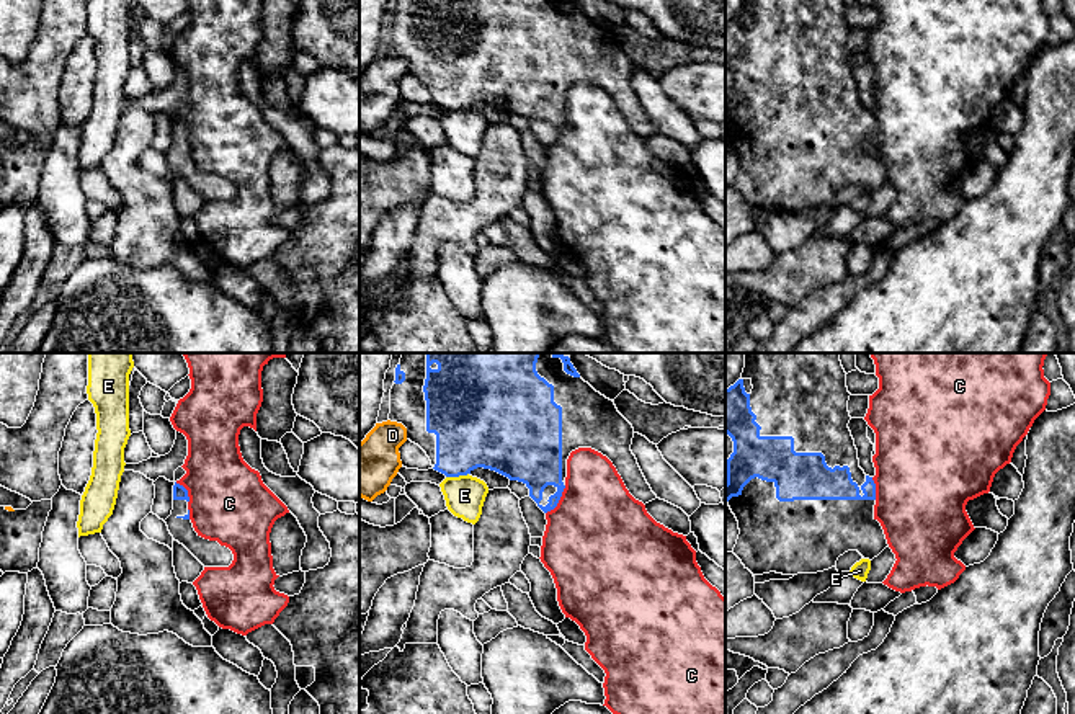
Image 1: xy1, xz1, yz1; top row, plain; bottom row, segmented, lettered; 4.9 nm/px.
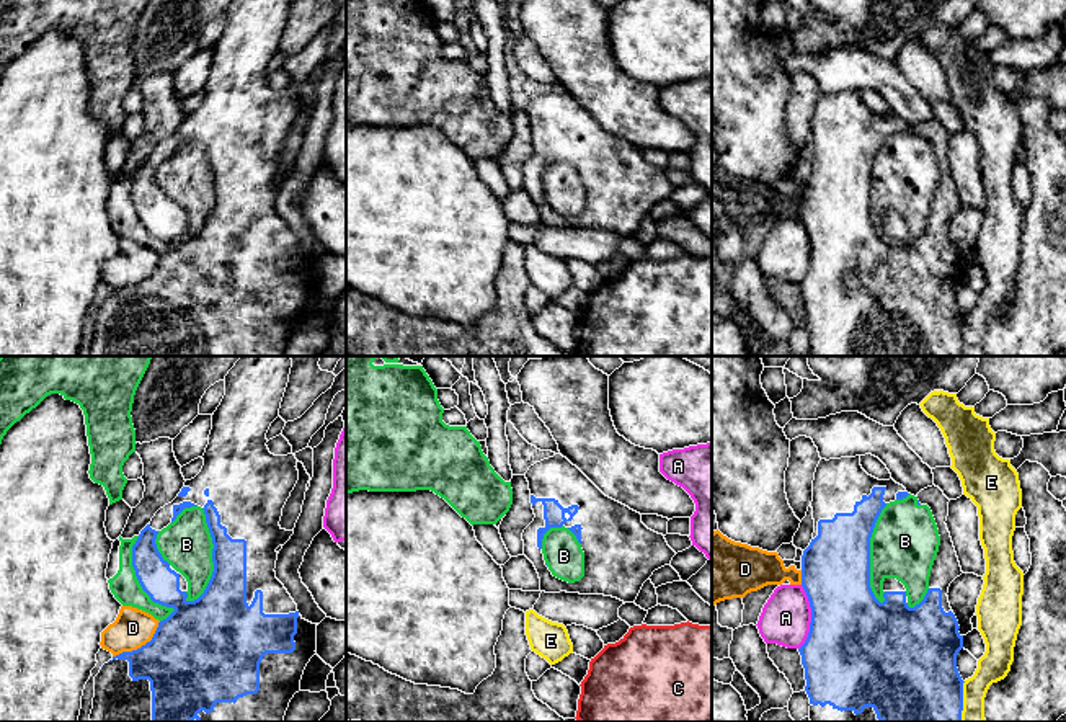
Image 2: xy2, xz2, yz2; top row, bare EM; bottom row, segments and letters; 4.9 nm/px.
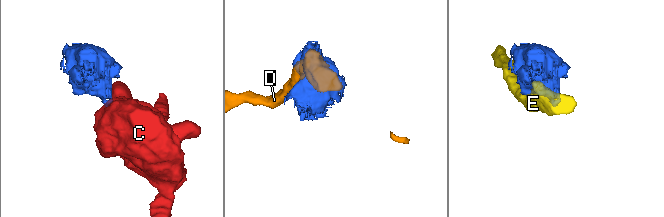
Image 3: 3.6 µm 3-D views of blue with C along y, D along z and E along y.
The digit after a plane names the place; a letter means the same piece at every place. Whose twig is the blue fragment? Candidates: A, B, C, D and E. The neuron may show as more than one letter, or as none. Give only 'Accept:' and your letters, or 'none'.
Accept: none

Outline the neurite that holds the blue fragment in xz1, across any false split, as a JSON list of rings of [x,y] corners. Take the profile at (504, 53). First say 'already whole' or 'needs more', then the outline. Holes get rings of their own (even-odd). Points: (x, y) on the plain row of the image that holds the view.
needs more | [[[397,0],[389,54],[407,62],[407,74],[426,87],[435,105],[446,111],[467,109],[477,101],[495,105],[523,116],[544,147],[557,141],[565,123],[567,93],[578,82],[606,90],[636,134],[645,139],[657,132],[631,85],[632,59],[573,0]]]

